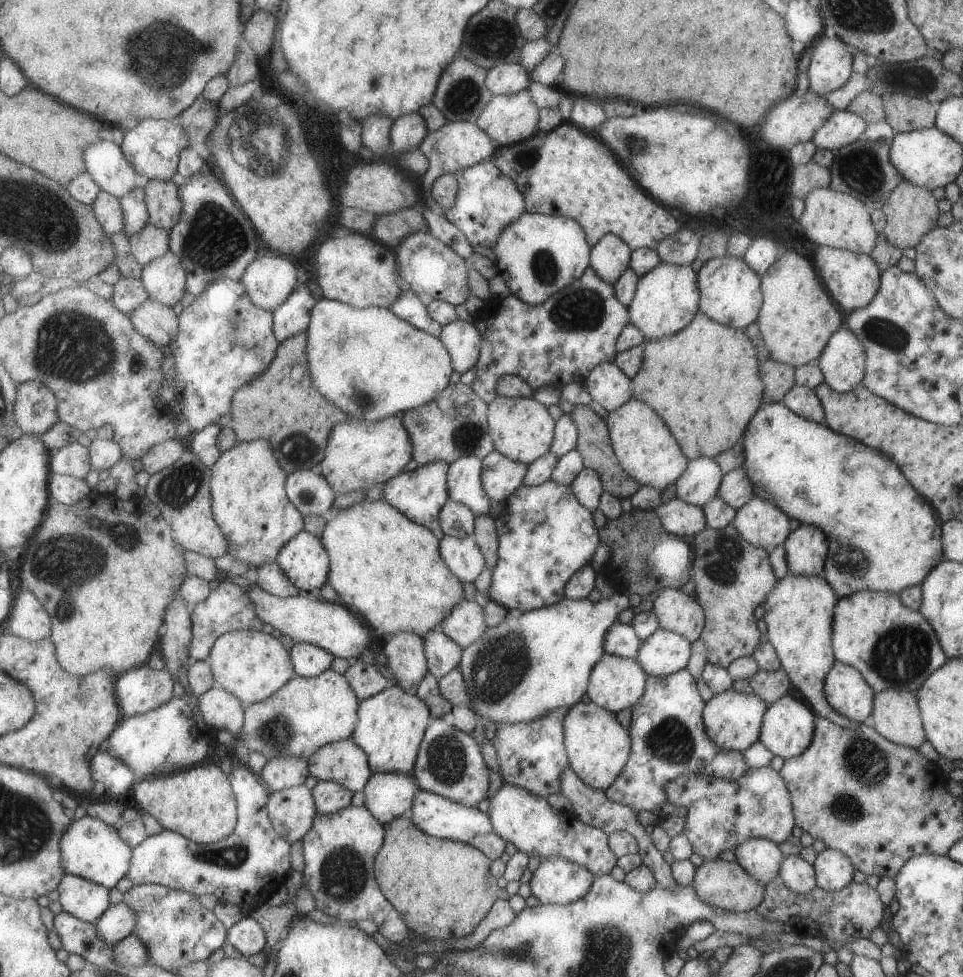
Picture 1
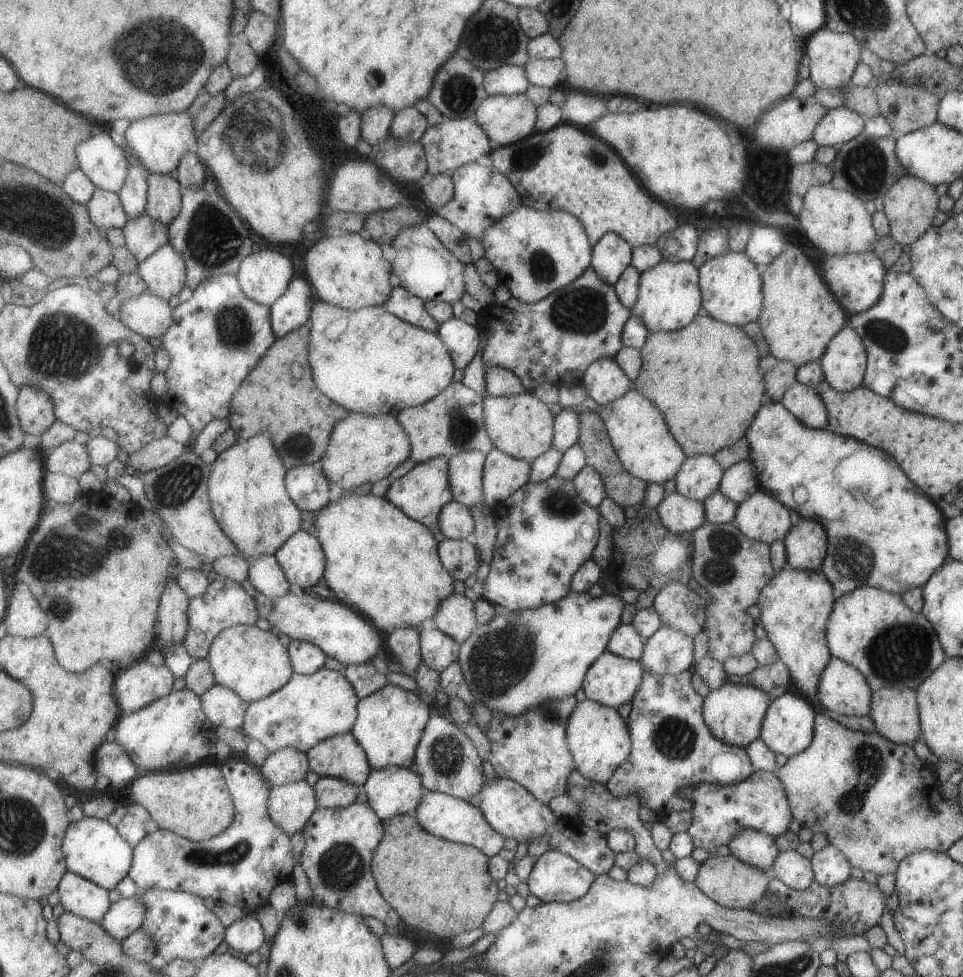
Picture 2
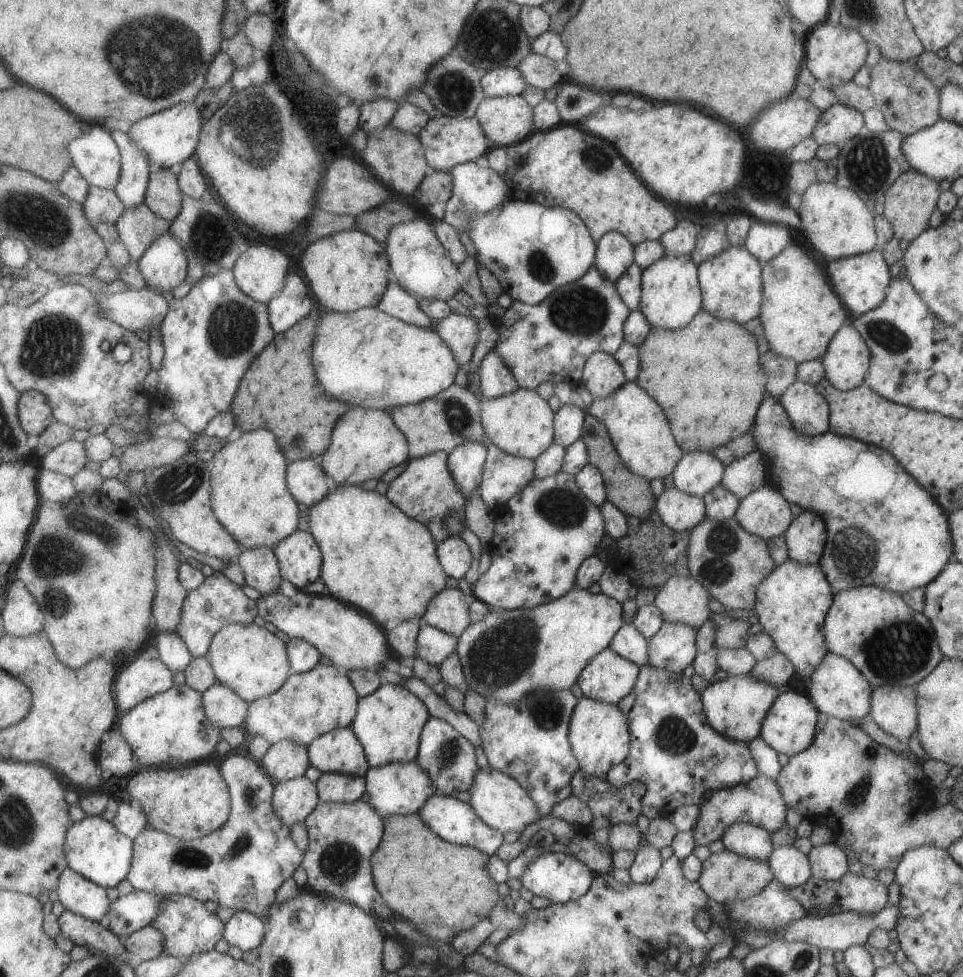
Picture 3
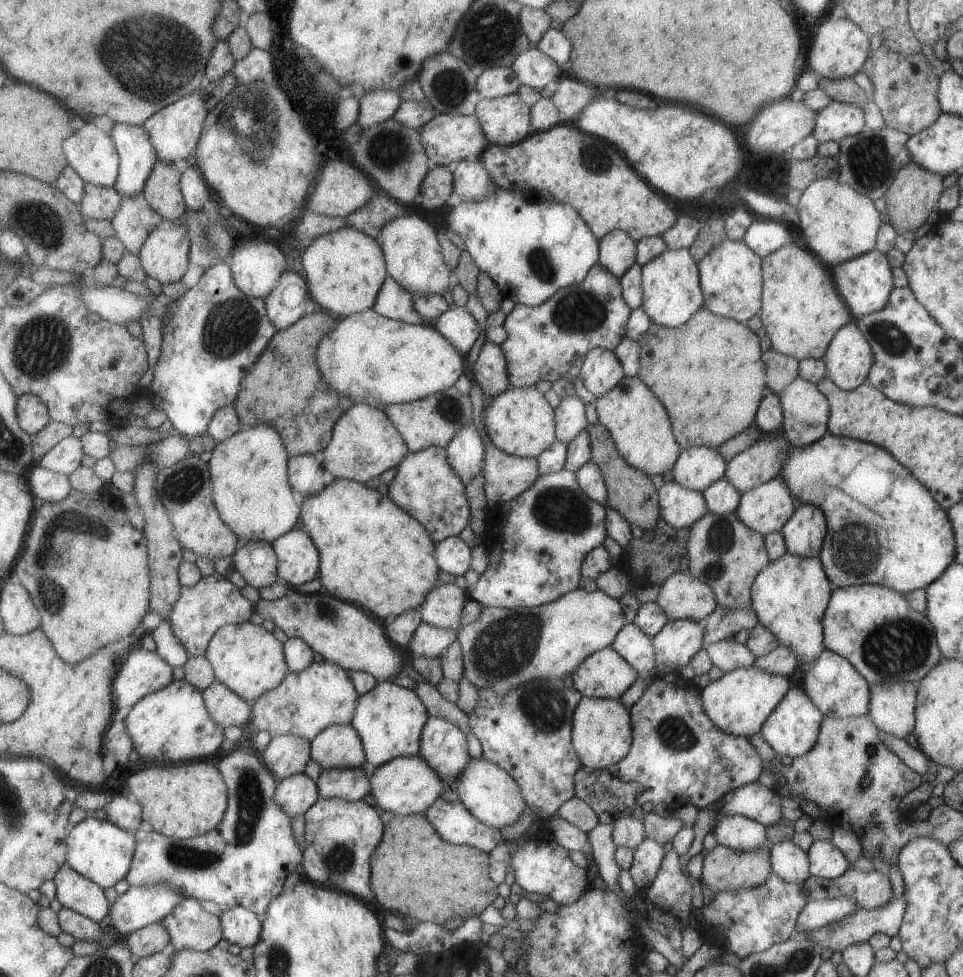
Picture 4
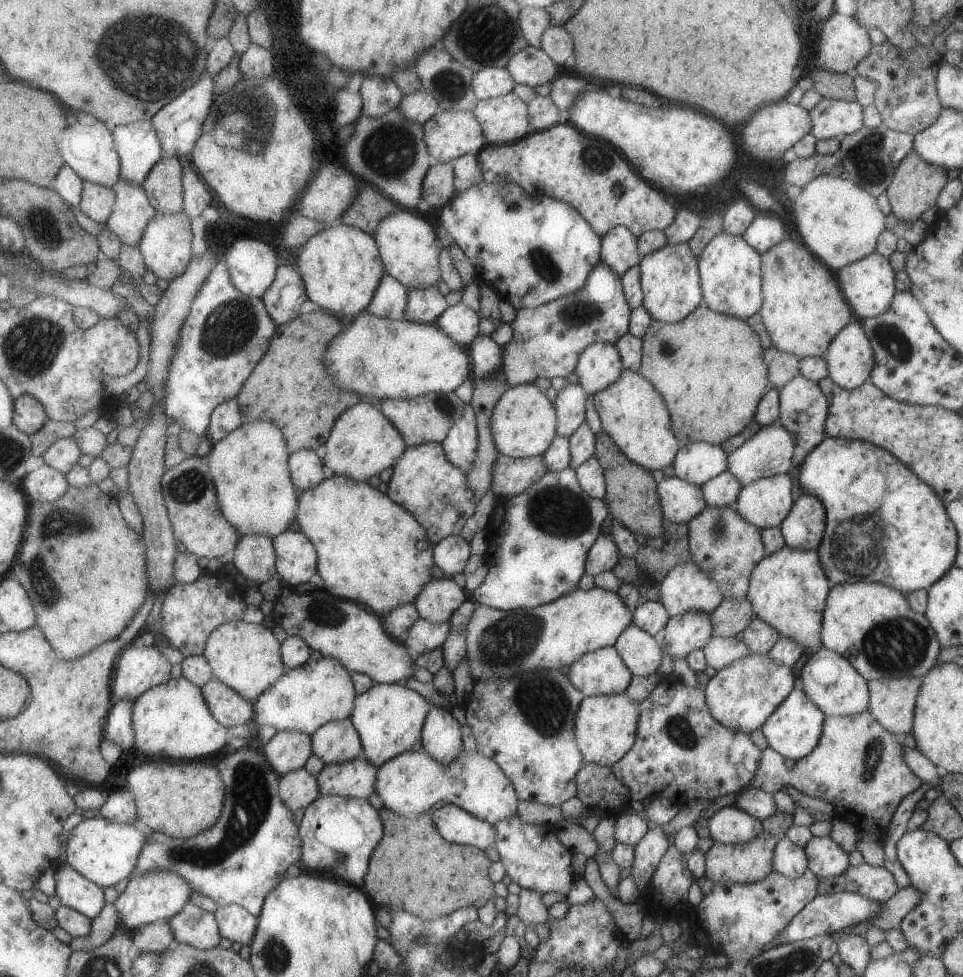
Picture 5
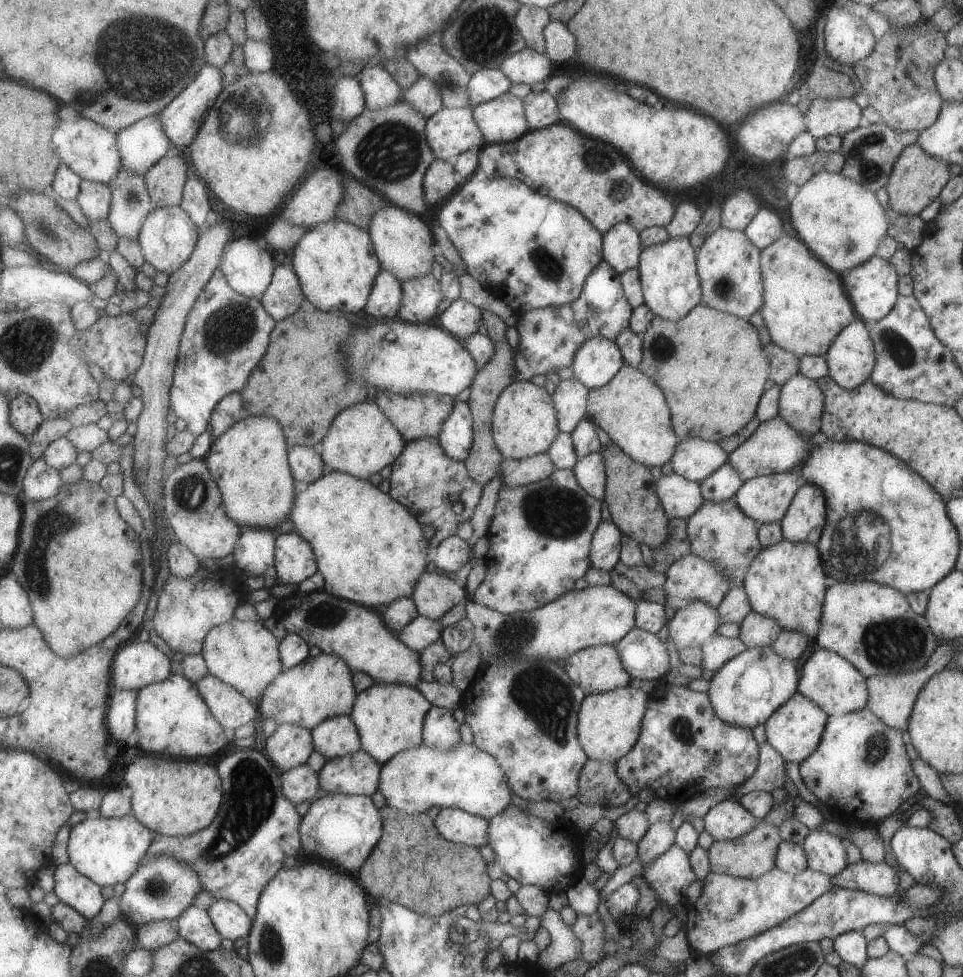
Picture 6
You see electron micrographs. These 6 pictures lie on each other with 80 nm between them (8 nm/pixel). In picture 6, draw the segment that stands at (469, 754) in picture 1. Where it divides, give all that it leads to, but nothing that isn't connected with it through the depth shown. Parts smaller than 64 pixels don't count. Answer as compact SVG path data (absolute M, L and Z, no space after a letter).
M433 706L425 720L424 744L437 746L439 750L457 750L457 746L461 745L461 724L451 710Z

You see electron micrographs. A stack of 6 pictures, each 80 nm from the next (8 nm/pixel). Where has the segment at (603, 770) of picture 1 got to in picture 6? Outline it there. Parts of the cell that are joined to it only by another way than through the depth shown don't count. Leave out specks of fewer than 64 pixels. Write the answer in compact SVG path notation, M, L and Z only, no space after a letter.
M625 686L603 693L587 694L581 702L577 716L577 739L587 759L596 762L617 761L637 743L641 718L649 697L645 690Z

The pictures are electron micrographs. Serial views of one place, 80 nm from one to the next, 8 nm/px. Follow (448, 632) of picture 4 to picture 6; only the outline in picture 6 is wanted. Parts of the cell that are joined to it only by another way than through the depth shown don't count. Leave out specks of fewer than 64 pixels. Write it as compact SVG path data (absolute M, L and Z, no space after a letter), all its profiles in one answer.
M420 615L401 630L399 638L408 648L421 653L433 642L443 640L444 630L445 626L440 621Z

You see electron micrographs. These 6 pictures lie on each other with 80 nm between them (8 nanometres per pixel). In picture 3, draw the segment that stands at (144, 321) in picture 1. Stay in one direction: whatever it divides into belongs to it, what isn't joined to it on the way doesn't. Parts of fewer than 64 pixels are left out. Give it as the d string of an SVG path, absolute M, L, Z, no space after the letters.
M125 290L102 296L98 294L102 312L133 332L159 329L170 311L170 303L150 290Z

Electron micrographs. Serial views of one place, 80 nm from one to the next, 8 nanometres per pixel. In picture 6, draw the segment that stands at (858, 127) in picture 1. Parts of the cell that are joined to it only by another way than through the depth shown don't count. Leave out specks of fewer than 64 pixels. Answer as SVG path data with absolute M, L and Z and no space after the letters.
M814 97L803 118L806 132L813 139L832 135L842 137L863 124L860 108L851 98Z

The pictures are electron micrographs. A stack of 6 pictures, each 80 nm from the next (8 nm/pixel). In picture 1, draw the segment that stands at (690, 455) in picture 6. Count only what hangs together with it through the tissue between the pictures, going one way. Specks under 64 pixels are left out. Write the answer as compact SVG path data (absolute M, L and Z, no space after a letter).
M710 457L688 461L675 480L675 497L685 504L703 507L705 502L718 495L722 476L719 466Z

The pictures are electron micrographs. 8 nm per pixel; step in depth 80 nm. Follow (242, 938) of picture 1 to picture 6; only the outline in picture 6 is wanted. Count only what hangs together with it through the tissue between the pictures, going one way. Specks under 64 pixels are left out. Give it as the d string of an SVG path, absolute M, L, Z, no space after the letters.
M215 899L208 911L223 939L249 939L254 919L241 906L229 900Z

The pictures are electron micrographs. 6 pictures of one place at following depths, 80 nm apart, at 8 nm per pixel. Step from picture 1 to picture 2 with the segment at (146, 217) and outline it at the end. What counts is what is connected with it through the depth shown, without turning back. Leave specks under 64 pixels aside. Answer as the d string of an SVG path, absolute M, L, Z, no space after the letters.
M130 155L128 162L129 175L119 194L128 218L139 218L147 212L148 181L152 173Z

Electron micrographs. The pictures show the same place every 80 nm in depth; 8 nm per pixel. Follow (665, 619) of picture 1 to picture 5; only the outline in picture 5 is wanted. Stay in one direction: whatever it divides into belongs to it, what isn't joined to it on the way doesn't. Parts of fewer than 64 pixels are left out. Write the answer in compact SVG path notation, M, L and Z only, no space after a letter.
M693 560L673 566L659 583L659 604L665 608L667 617L697 610L710 614L723 600L717 584L709 580Z

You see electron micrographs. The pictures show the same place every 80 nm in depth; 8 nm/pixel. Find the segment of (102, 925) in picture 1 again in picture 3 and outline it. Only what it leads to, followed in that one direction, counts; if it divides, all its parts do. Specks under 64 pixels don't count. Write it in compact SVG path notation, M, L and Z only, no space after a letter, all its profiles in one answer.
M134 889L112 903L106 921L107 927L121 938L130 937L151 924L166 898L163 895Z

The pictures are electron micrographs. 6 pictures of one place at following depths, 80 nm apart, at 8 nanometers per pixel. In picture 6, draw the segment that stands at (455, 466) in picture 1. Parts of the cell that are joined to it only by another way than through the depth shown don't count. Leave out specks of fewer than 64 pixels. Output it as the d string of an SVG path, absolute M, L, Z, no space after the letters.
M455 400L453 414L445 420L439 440L451 458L461 462L469 459L472 447L472 412L468 401Z

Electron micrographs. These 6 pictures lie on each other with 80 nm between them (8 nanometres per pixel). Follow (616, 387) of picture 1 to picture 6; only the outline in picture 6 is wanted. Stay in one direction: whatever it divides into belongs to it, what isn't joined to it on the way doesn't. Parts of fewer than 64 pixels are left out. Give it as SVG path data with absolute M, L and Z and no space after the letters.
M595 336L575 350L570 368L573 377L589 390L607 384L623 364L614 340Z

